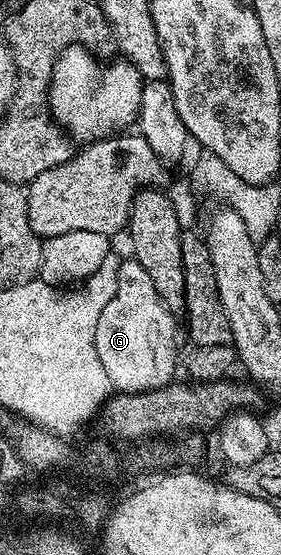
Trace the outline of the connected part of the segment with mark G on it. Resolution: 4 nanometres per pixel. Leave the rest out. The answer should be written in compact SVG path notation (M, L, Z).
M133 259L122 262L117 293L97 322L96 349L114 388L121 393L144 393L172 384L175 373L176 314L165 307L153 279Z

